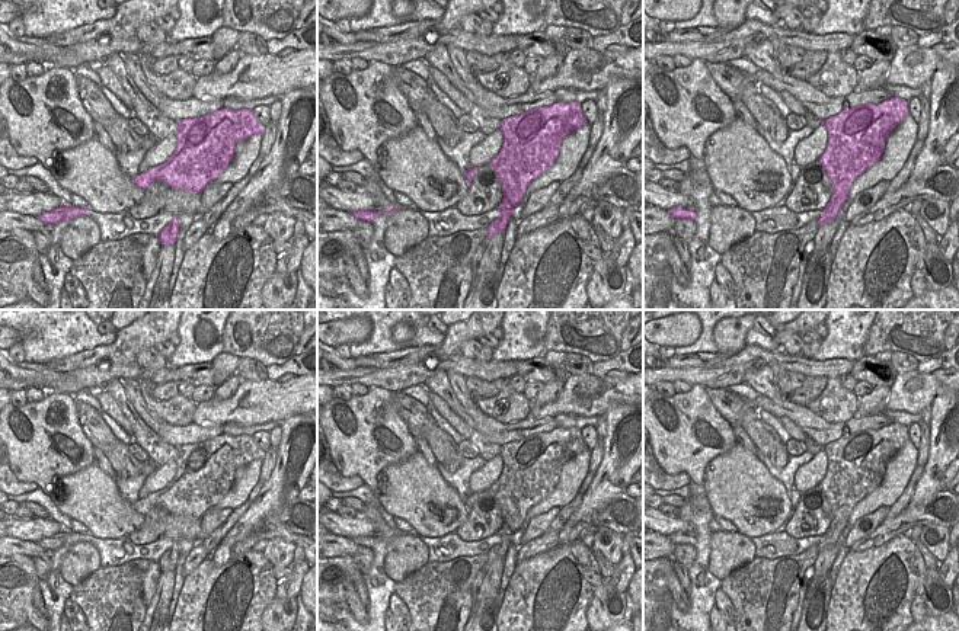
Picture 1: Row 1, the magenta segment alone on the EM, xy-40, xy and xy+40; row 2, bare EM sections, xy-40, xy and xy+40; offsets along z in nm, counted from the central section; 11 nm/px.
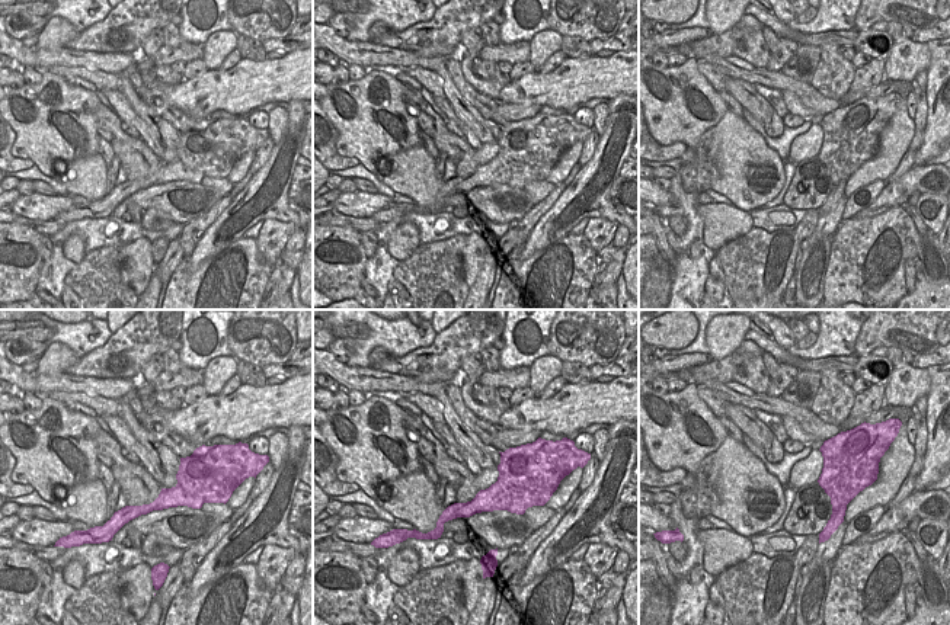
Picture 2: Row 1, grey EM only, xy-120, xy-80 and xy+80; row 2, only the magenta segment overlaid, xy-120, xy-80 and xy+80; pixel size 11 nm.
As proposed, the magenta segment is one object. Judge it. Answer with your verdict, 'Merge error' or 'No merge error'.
Merge error

